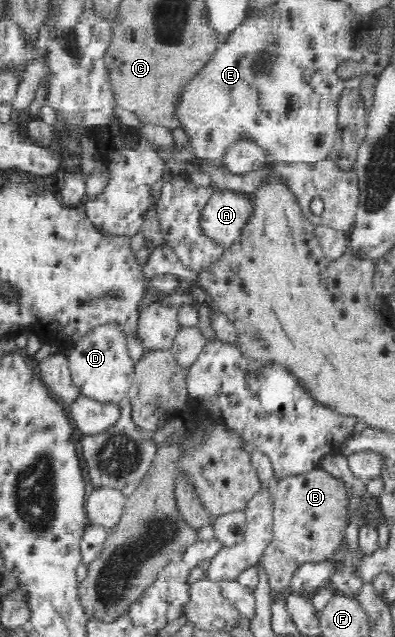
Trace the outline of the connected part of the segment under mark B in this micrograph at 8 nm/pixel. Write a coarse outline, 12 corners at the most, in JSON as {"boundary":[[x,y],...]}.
{"boundary":[[275,475],[272,540],[257,564],[275,597],[327,562],[349,524],[345,481]]}

